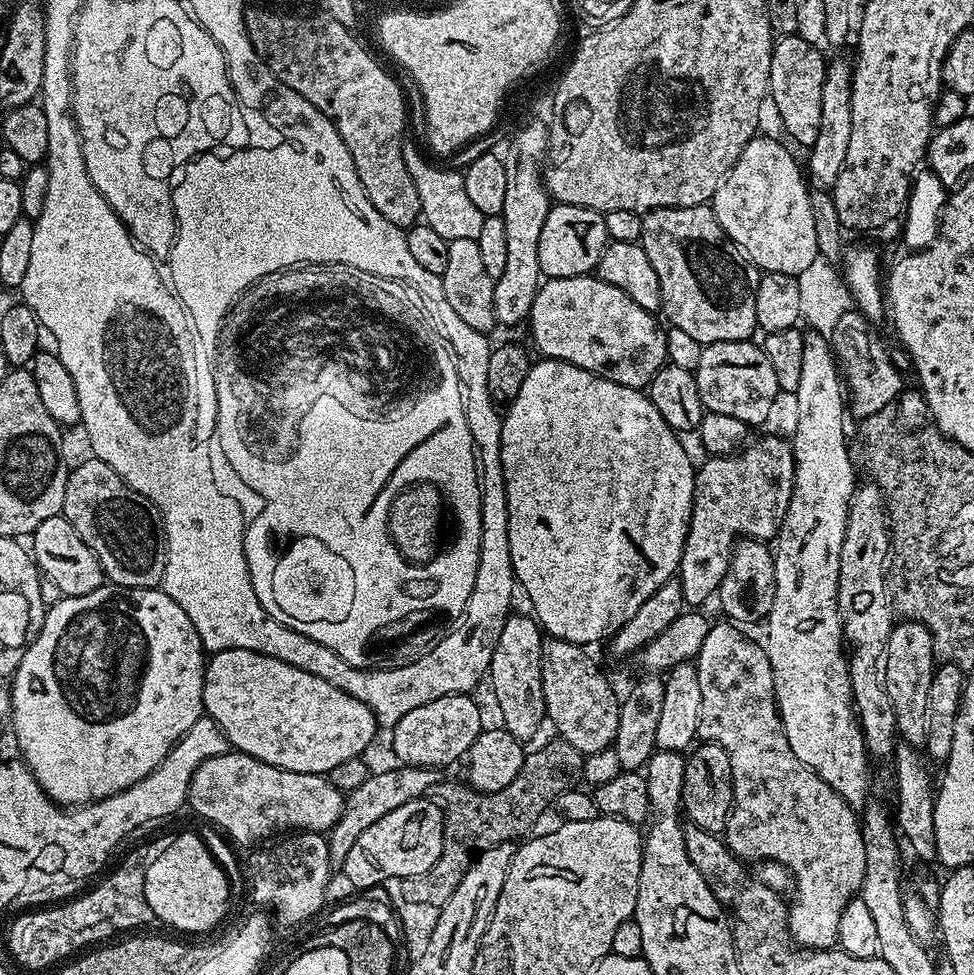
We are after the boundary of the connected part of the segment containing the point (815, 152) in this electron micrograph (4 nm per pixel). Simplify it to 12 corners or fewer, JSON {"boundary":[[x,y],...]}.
{"boundary":[[853,65],[824,70],[822,122],[807,149],[812,188],[831,190],[846,166]]}

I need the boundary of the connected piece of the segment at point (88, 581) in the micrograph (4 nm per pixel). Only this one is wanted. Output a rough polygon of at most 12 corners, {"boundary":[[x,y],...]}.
{"boundary":[[64,515],[31,532],[32,559],[61,597],[106,577]]}

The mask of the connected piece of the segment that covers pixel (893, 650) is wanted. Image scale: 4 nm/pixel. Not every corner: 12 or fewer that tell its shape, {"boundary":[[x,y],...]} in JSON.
{"boundary":[[921,625],[893,627],[886,694],[899,739],[926,742],[937,645]]}

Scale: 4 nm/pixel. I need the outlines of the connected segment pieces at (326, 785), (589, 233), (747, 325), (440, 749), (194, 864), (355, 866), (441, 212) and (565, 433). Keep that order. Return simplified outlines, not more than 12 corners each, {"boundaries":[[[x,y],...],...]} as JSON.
{"boundaries":[[[235,750],[194,770],[190,808],[259,845],[328,834],[345,793],[327,775]],[[553,203],[538,234],[548,278],[595,273],[604,213]],[[708,204],[641,215],[662,316],[700,344],[757,331],[759,268]],[[468,694],[406,710],[390,729],[401,765],[444,770],[480,737]],[[172,836],[146,870],[157,921],[204,932],[228,880],[202,837]],[[427,795],[390,810],[346,854],[357,890],[424,876],[444,812]],[[412,142],[406,170],[420,215],[442,238],[476,240],[484,215],[463,171],[431,164]],[[540,358],[502,416],[548,636],[677,575],[696,468],[641,389]]]}

